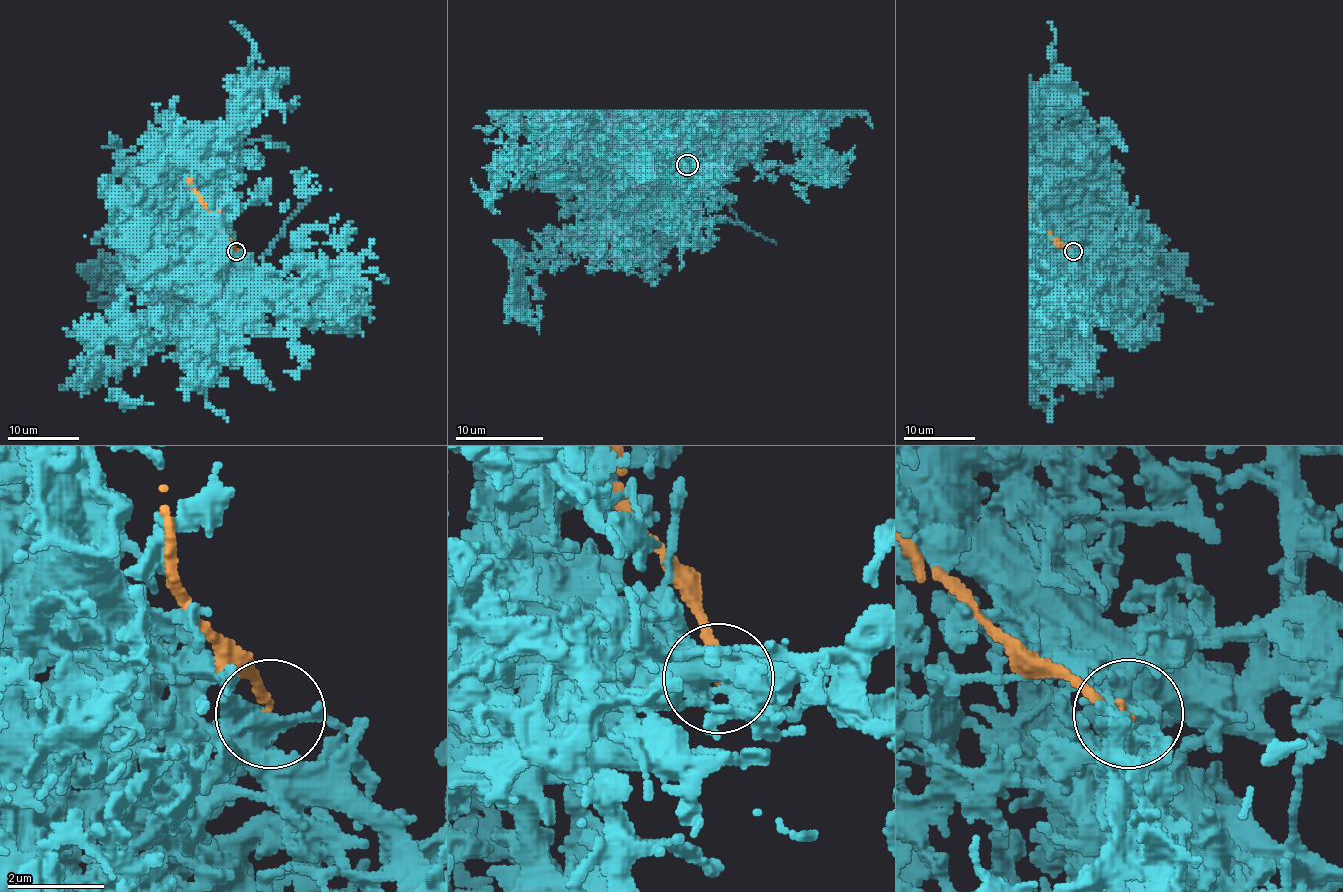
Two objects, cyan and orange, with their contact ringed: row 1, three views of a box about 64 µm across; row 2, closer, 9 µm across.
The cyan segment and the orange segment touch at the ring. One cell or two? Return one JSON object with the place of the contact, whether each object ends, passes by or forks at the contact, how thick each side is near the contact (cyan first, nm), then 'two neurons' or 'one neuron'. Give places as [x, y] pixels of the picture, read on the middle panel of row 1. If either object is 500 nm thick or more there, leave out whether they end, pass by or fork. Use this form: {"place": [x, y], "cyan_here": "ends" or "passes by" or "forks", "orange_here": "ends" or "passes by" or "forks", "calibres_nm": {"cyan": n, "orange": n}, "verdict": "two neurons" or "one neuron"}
{"place": [687, 165], "cyan_here": "forks", "orange_here": "ends", "calibres_nm": {"cyan": 340, "orange": 120}, "verdict": "two neurons"}

